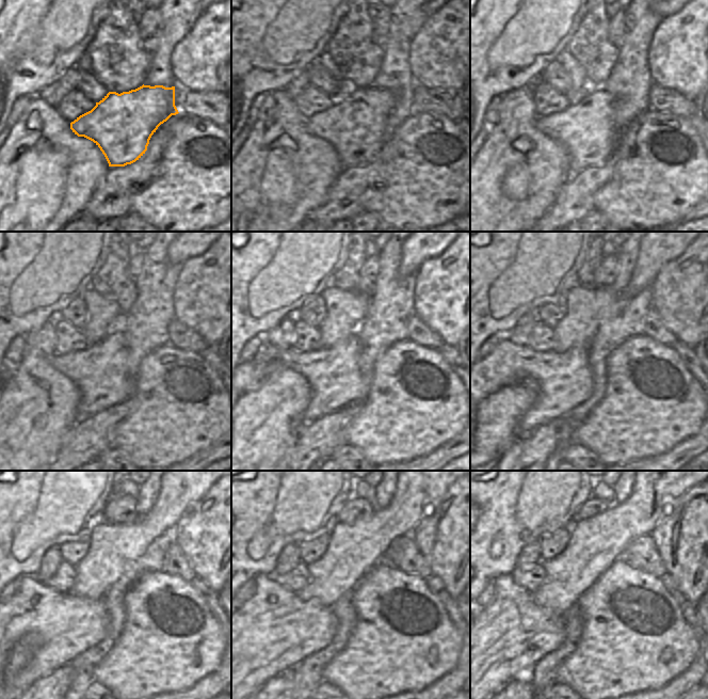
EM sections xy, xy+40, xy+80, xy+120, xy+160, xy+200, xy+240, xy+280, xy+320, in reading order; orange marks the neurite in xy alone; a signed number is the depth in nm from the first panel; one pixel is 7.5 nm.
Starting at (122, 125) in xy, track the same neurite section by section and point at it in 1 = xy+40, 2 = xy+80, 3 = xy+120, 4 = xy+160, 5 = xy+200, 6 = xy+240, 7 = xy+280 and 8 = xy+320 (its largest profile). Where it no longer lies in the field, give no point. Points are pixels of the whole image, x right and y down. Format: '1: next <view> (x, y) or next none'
1: next xy+40 (356, 125)
2: next xy+80 (586, 129)
3: next xy+120 (100, 371)
4: next xy+160 (334, 376)
5: next xy+200 (563, 380)
6: next xy+240 (66, 624)
7: next xy+280 (274, 631)
8: next xy+320 (513, 633)

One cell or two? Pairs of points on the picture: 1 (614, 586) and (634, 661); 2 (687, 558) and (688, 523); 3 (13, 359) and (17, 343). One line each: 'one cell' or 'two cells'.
1: one cell
2: one cell
3: one cell

